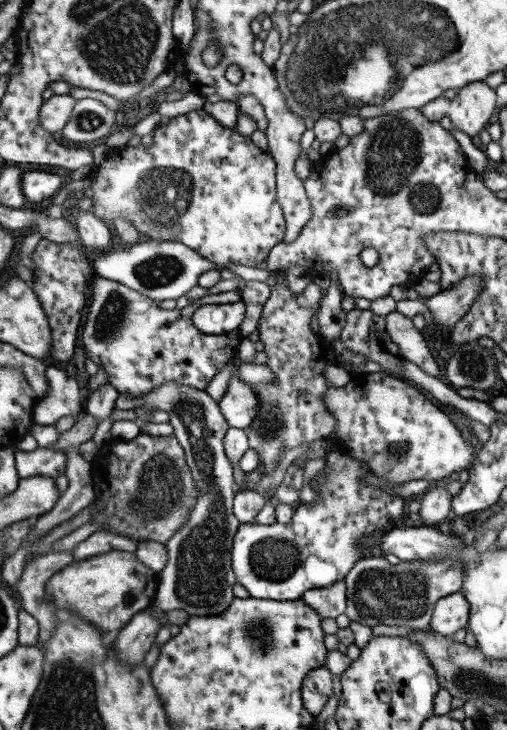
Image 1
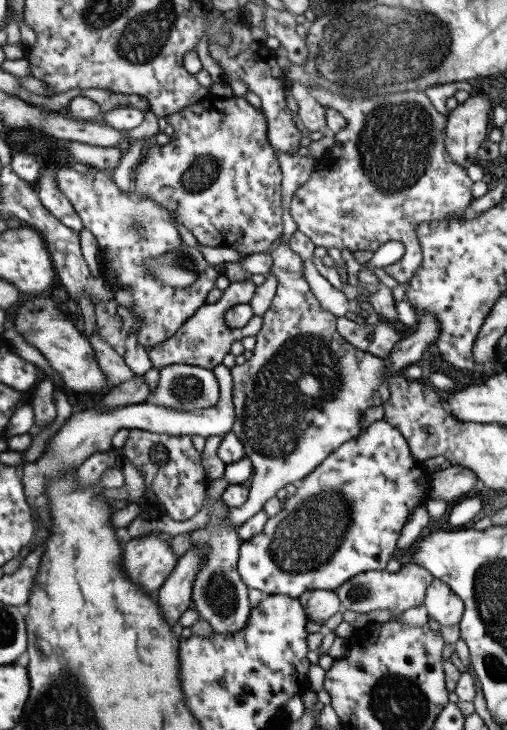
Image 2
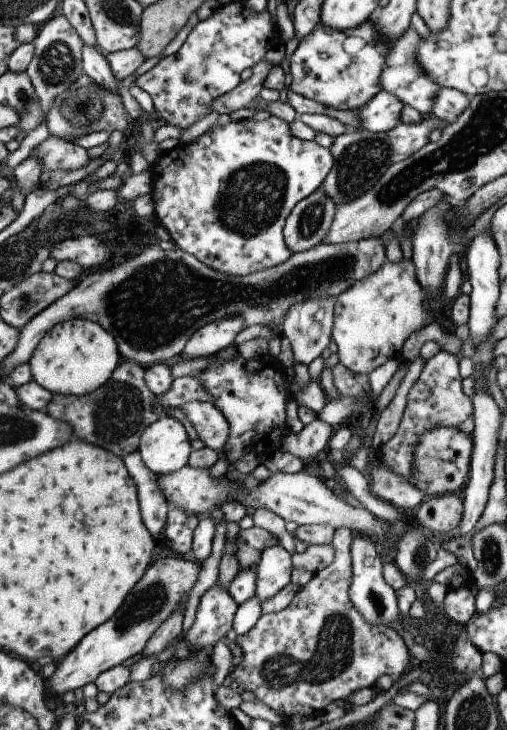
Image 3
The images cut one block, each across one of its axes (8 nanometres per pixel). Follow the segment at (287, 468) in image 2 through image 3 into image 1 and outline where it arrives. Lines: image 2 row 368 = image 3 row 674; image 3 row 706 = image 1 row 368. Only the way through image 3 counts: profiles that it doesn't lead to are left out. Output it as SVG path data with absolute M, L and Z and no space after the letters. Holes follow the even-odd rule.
M282 270L271 272L270 278L266 282L271 288L271 295L264 303L257 328L259 340L265 346L263 351L268 356L268 361L264 365L268 366L276 374L278 385L265 385L262 388L257 388L256 385L253 385L255 391L259 394L258 412L252 419L252 425L245 430L250 448L257 452L262 463L262 476L271 476L288 450L292 450L304 443L310 444L320 439L327 440L334 432L334 428L336 428L336 421L334 421L334 417L330 415L323 402L325 401L325 392L332 387L327 384L325 370L338 362L337 355L334 351L335 348L331 344L331 339L323 337L320 333L314 333L310 327L310 320L319 309L319 302L323 297L322 288L311 282L300 294L292 294L287 285L276 285L275 276L280 271Z

